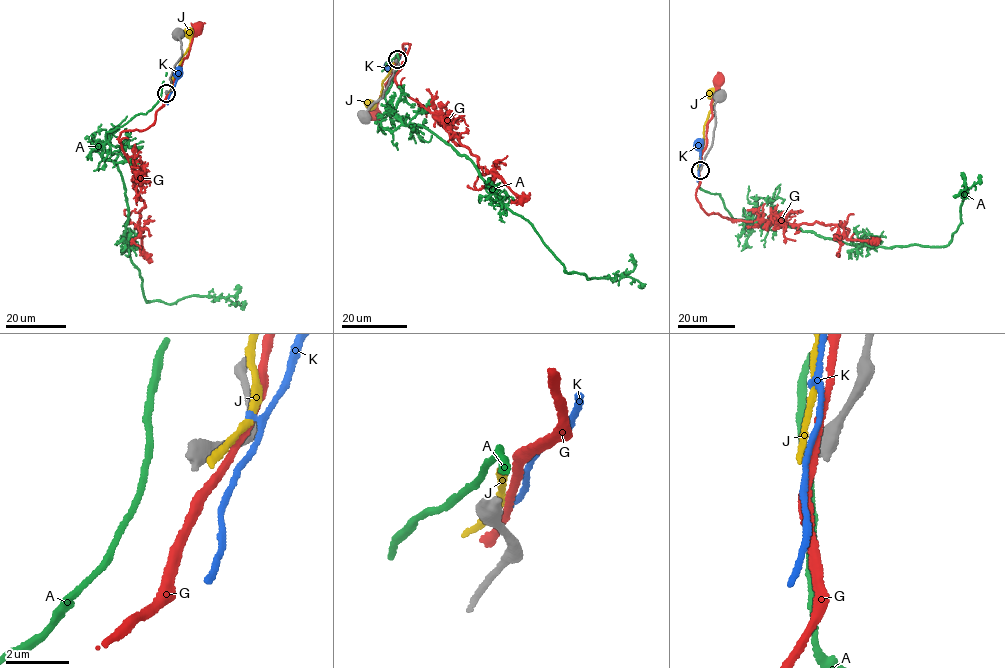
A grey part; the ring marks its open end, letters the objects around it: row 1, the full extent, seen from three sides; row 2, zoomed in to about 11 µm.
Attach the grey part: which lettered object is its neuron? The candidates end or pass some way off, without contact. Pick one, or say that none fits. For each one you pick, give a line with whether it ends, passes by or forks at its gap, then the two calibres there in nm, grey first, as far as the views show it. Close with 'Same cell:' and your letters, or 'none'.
Same cell: none

